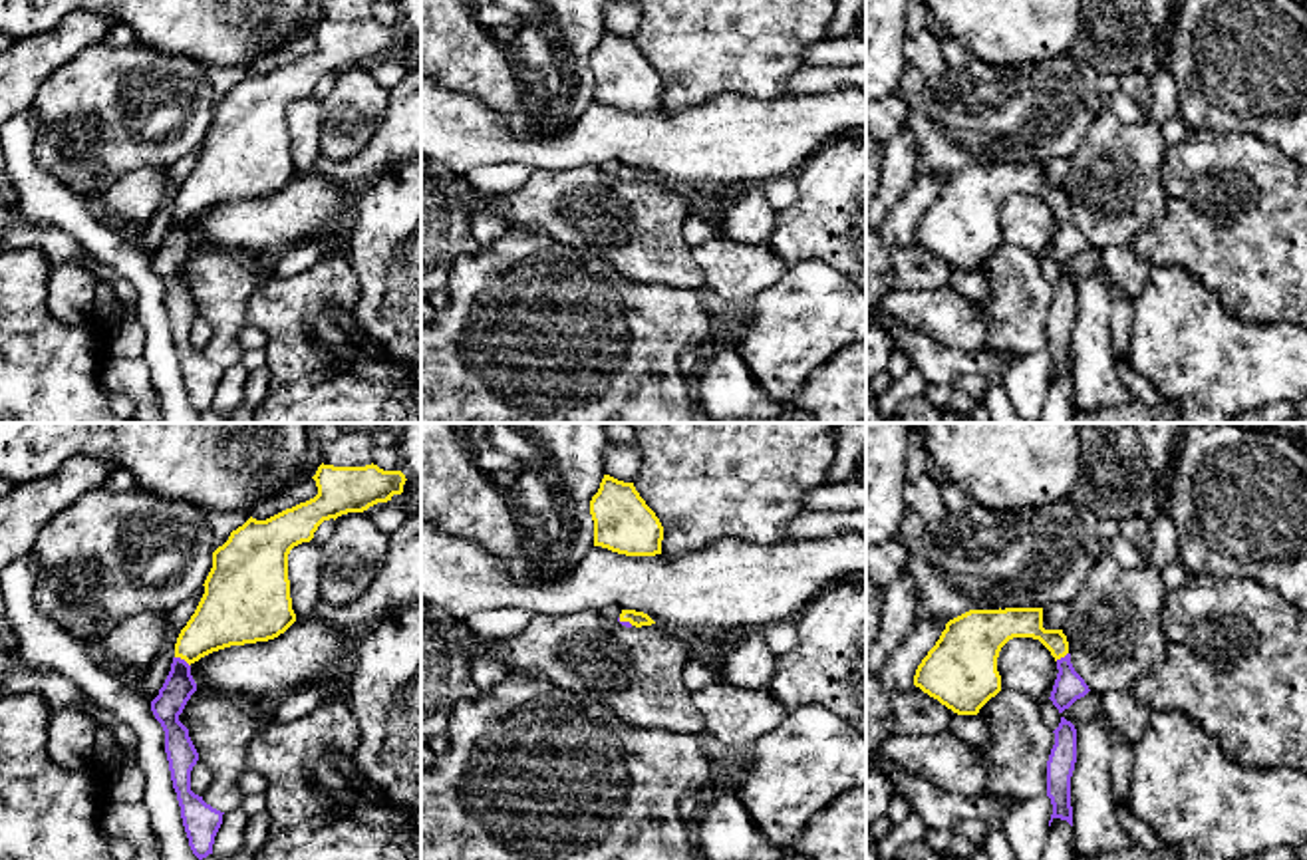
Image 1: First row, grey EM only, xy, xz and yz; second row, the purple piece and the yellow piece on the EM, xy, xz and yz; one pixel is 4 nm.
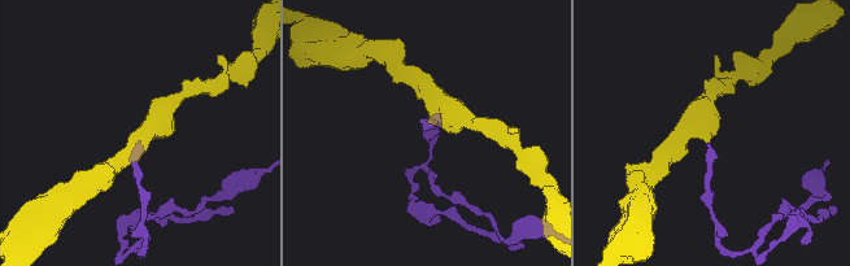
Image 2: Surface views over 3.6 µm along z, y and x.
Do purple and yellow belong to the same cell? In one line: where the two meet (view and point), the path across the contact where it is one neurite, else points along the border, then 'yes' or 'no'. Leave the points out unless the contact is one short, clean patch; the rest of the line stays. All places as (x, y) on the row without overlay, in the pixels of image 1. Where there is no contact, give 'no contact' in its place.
xy (183, 215) | across xy (179, 241), (183, 215), (225, 171) | yes

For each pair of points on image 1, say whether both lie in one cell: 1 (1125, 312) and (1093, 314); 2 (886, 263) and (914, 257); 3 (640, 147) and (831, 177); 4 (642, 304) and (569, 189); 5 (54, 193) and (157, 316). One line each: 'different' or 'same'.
1: different
2: same
3: different
4: different
5: same

